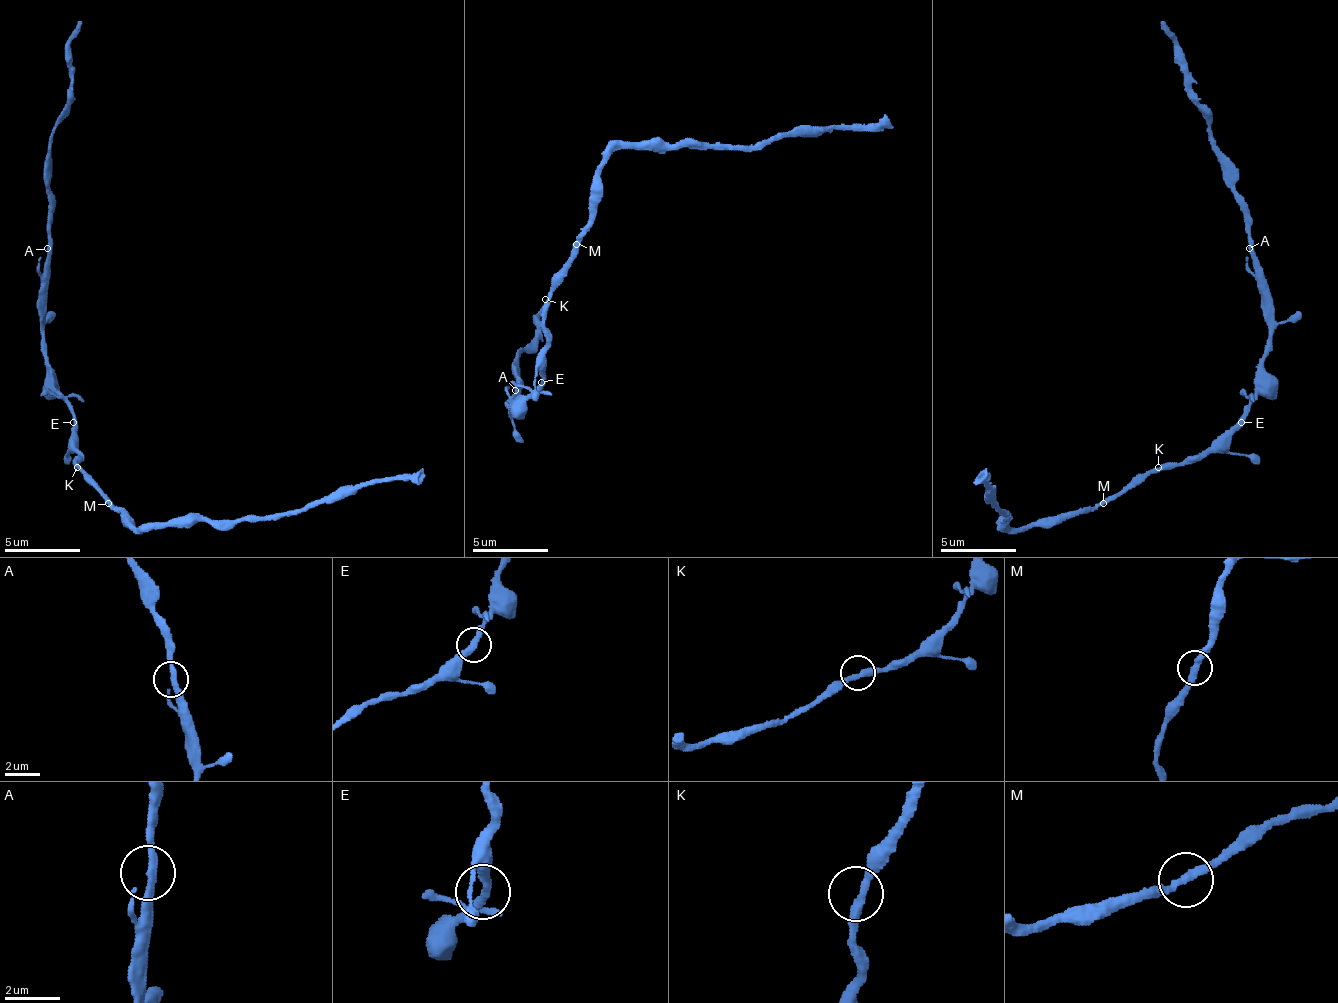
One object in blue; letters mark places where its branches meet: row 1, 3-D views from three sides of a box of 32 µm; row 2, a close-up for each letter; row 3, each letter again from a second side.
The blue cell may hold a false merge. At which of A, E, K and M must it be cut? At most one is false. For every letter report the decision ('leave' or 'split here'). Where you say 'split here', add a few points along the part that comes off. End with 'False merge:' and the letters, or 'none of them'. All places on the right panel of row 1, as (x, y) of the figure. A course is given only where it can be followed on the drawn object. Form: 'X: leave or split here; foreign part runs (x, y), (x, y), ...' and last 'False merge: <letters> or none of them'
A: leave
E: leave
K: leave
M: leave
False merge: none of them

